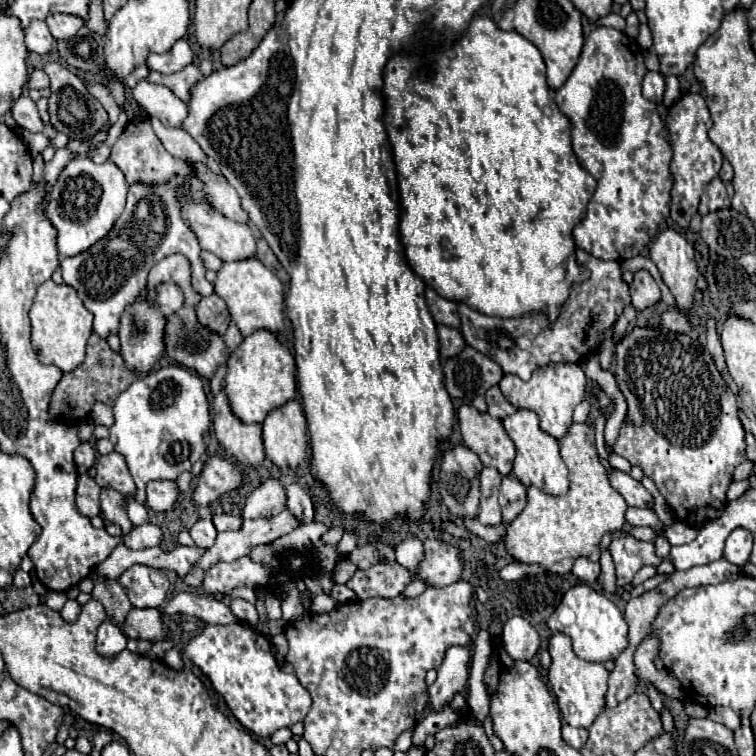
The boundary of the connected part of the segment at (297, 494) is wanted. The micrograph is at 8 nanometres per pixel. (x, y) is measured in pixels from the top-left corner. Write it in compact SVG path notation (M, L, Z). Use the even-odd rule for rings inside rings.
M293 482L287 486L287 508L297 516L301 524L313 522L313 502L305 486Z

